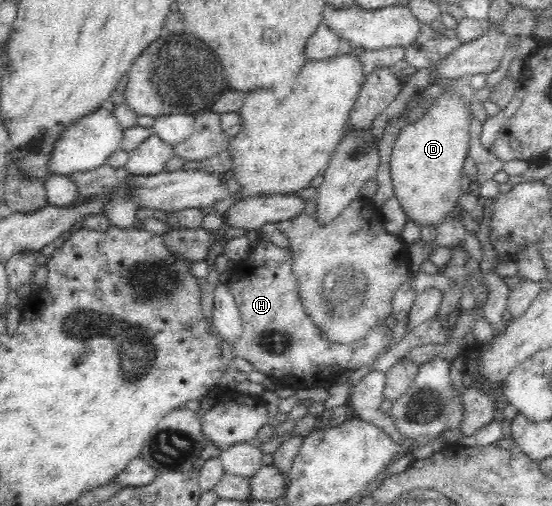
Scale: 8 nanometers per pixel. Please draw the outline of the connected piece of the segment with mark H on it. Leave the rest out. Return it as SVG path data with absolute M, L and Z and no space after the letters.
M261 236L257 240L247 257L238 262L232 262L229 273L224 277L224 284L233 296L244 327L241 340L234 346L234 356L236 359L241 357L249 360L255 369L270 376L277 386L296 389L323 386L328 389L342 371L372 365L381 354L385 353L385 350L389 350L388 347L395 338L395 329L398 324L393 310L391 315L383 318L384 320L379 325L375 325L376 328L364 338L350 344L330 342L323 337L303 307L303 299L299 295L299 283L293 271L292 252L288 247L276 246L267 236Z

